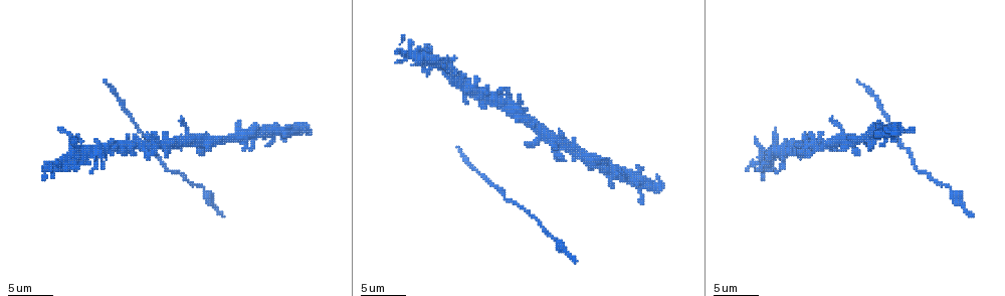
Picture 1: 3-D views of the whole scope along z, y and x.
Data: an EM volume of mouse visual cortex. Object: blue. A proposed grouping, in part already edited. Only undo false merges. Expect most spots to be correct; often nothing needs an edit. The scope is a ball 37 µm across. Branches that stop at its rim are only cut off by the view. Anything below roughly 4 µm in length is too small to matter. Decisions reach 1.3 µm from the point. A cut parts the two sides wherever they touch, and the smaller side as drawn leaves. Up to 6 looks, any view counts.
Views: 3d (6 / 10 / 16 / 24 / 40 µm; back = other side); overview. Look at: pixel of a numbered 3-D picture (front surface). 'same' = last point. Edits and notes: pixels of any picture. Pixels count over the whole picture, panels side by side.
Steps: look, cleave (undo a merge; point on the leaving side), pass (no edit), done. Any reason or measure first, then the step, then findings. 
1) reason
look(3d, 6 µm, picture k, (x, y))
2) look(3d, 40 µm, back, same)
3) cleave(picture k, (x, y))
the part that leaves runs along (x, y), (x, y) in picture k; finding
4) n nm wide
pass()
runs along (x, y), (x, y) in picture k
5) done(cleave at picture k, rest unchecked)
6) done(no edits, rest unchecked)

look(3d, 10 µm, picture 1, (501, 190))

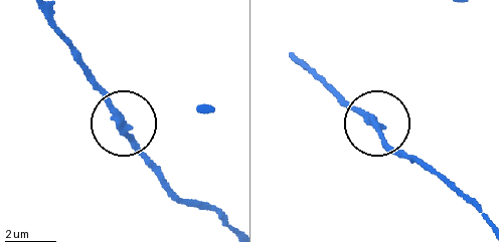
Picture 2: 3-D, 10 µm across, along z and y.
pass()
one neuron here

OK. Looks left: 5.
thin neck
look(3d, 6 µm, picture 1, (189, 183))

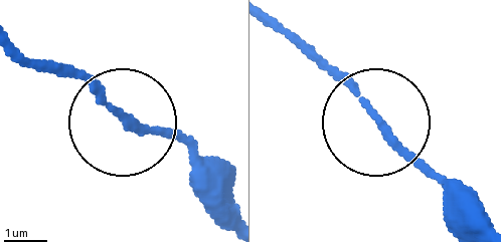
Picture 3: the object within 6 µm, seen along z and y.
look(3d, 6 µm, back, picture 3, (119, 113))

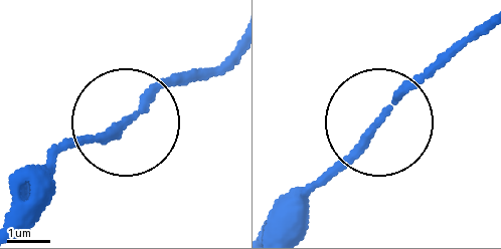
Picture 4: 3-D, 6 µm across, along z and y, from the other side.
170 nm wide
pass()
all the same neuron

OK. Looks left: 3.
look(3d, 16 µm, picture 1, (838, 140))

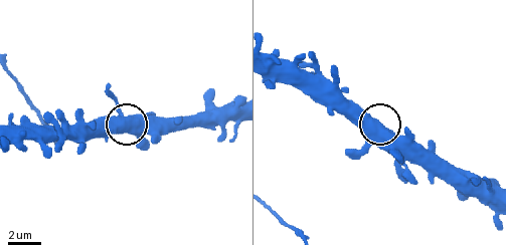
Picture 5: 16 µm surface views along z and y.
pass()
runs along (362, 144), (381, 128), (407, 153) in picture 5; one neuron here

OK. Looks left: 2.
done(no edits, rest unchecked)

